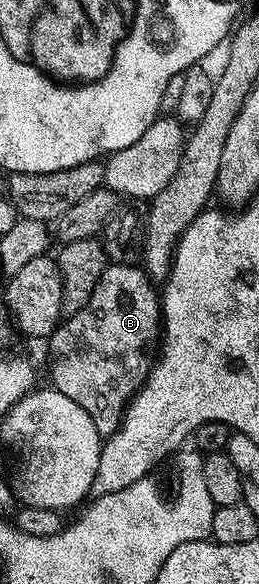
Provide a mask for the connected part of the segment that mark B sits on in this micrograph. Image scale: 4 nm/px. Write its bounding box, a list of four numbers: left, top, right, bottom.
[47,262,162,438]

